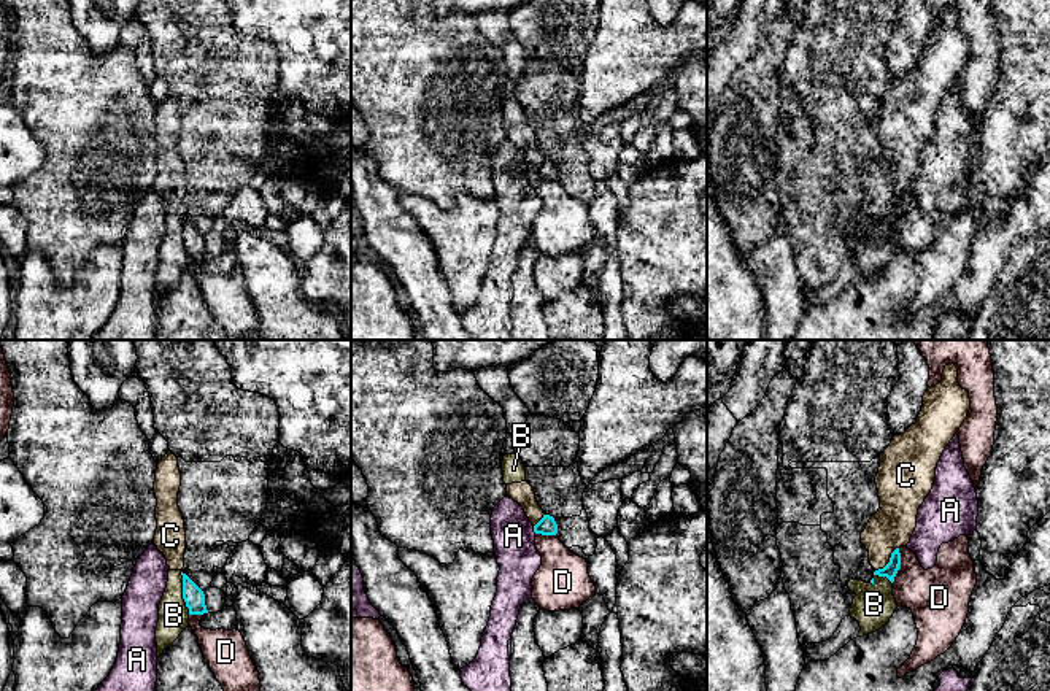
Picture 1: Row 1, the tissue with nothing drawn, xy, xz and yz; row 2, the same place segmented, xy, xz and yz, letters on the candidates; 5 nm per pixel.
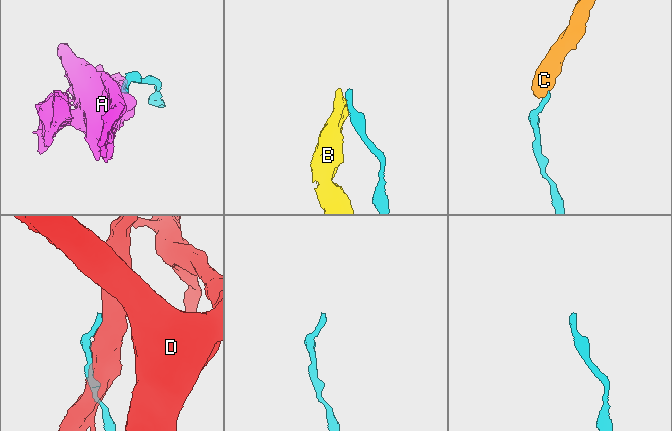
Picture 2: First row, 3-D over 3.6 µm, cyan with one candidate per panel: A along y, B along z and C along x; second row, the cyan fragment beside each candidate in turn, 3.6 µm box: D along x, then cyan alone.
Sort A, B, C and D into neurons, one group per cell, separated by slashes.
A / B C / D

